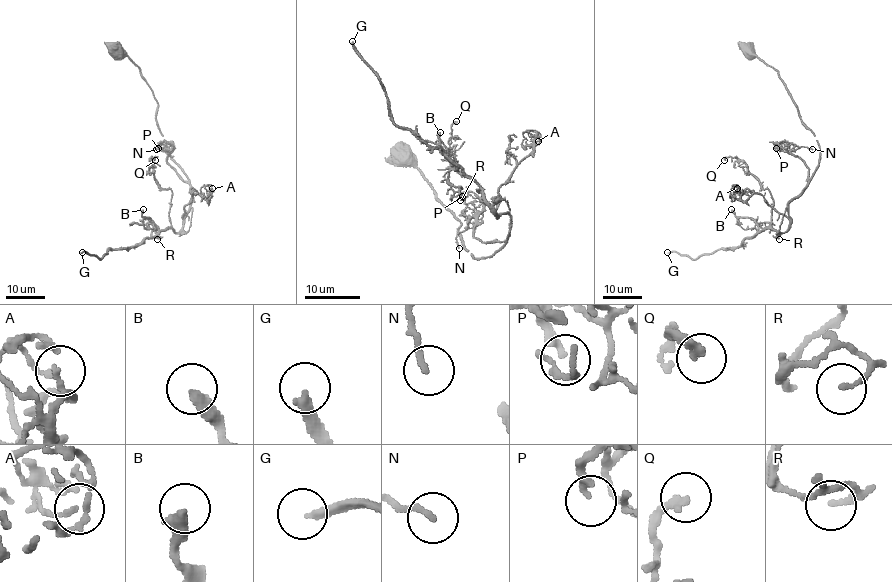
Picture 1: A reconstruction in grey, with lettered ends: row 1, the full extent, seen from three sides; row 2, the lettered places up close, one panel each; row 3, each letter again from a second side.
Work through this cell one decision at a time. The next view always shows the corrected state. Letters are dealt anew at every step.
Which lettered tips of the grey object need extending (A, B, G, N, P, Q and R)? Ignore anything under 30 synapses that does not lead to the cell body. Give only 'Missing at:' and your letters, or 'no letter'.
Missing at: G

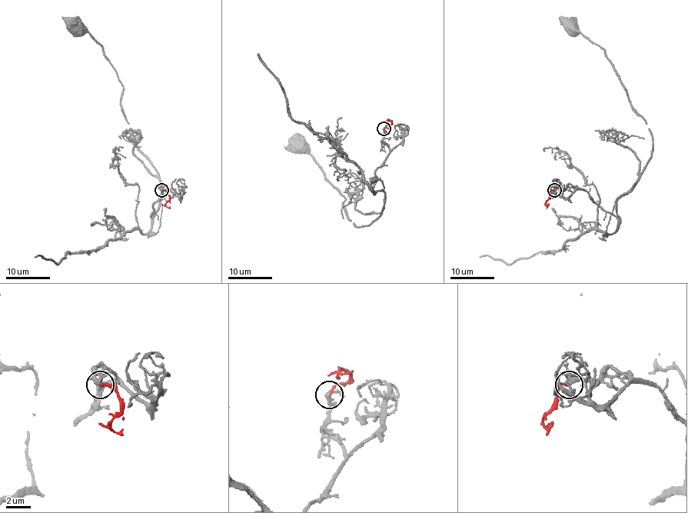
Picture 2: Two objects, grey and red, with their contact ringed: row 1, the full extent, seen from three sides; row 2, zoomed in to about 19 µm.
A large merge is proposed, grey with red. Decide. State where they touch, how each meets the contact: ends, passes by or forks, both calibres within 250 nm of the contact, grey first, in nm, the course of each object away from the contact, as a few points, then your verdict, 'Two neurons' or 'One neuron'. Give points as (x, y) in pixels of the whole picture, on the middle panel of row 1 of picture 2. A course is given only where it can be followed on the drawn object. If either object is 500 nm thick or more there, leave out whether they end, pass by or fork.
Place: (383, 128). At the ring grey forks. At the ring red ends. Thickness 240 nm (grey) against 200 nm. Course of grey: (383, 129), (389, 154), (373, 189), (383, 192), (383, 209), (358, 227), (298, 144). Course of red: (383, 129), (391, 122), (388, 119), (393, 121). One neuron

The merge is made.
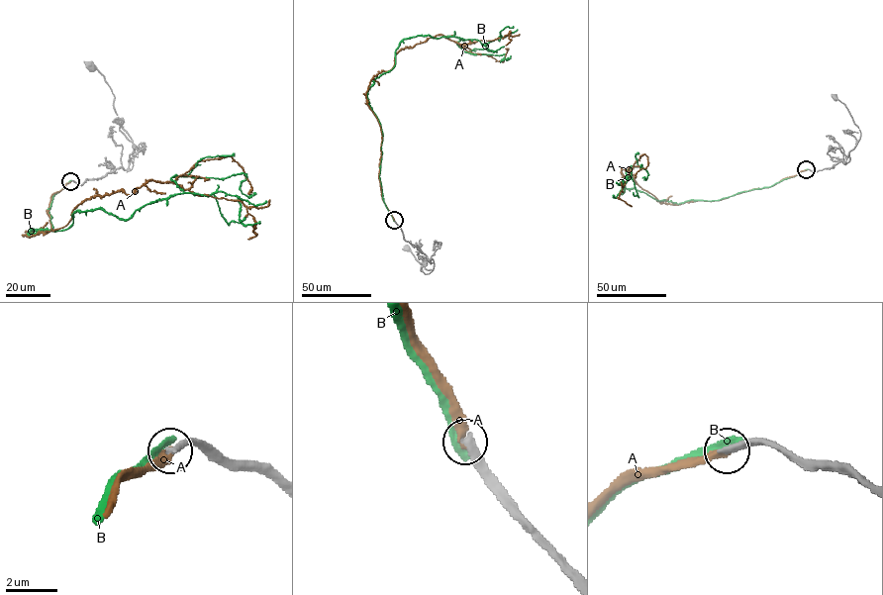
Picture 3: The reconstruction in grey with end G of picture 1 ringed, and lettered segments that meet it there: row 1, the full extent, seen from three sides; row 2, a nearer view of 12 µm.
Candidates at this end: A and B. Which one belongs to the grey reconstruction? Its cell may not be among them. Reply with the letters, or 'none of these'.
A

